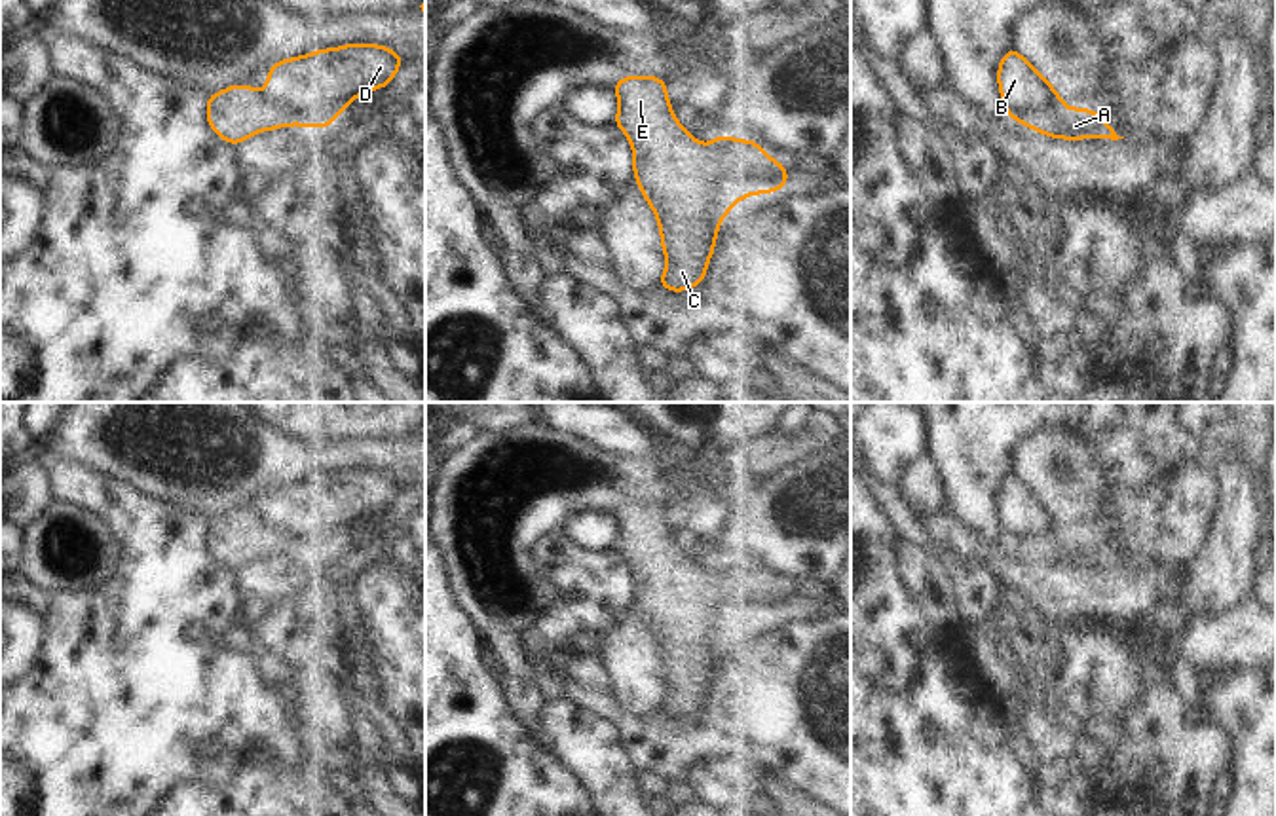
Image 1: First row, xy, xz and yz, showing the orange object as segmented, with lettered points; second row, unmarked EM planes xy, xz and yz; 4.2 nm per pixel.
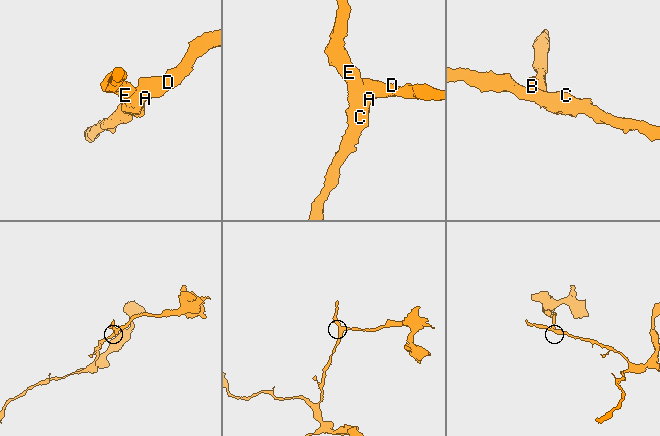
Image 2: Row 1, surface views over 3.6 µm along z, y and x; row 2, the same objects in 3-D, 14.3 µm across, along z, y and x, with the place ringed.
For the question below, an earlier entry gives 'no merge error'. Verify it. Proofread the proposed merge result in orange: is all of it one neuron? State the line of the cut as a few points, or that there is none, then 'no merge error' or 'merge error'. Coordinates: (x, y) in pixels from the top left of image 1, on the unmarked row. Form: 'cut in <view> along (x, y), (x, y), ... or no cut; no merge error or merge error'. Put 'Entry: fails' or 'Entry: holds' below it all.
cut in xz along (711, 568), (728, 594), (730, 612), (737, 623); merge error
Entry: fails

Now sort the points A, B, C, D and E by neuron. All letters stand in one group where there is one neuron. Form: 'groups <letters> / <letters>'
groups A C E / B D

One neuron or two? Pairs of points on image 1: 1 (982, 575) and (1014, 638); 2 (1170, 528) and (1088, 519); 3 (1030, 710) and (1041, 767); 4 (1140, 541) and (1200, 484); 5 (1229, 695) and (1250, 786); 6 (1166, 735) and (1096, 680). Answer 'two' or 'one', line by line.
1: two
2: two
3: one
4: one
5: one
6: two

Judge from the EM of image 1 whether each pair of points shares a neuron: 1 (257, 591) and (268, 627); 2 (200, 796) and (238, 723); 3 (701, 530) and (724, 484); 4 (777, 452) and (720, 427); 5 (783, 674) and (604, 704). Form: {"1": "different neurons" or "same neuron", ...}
{"1": "different neurons", "2": "different neurons", "3": "same neuron", "4": "different neurons", "5": "same neuron"}

